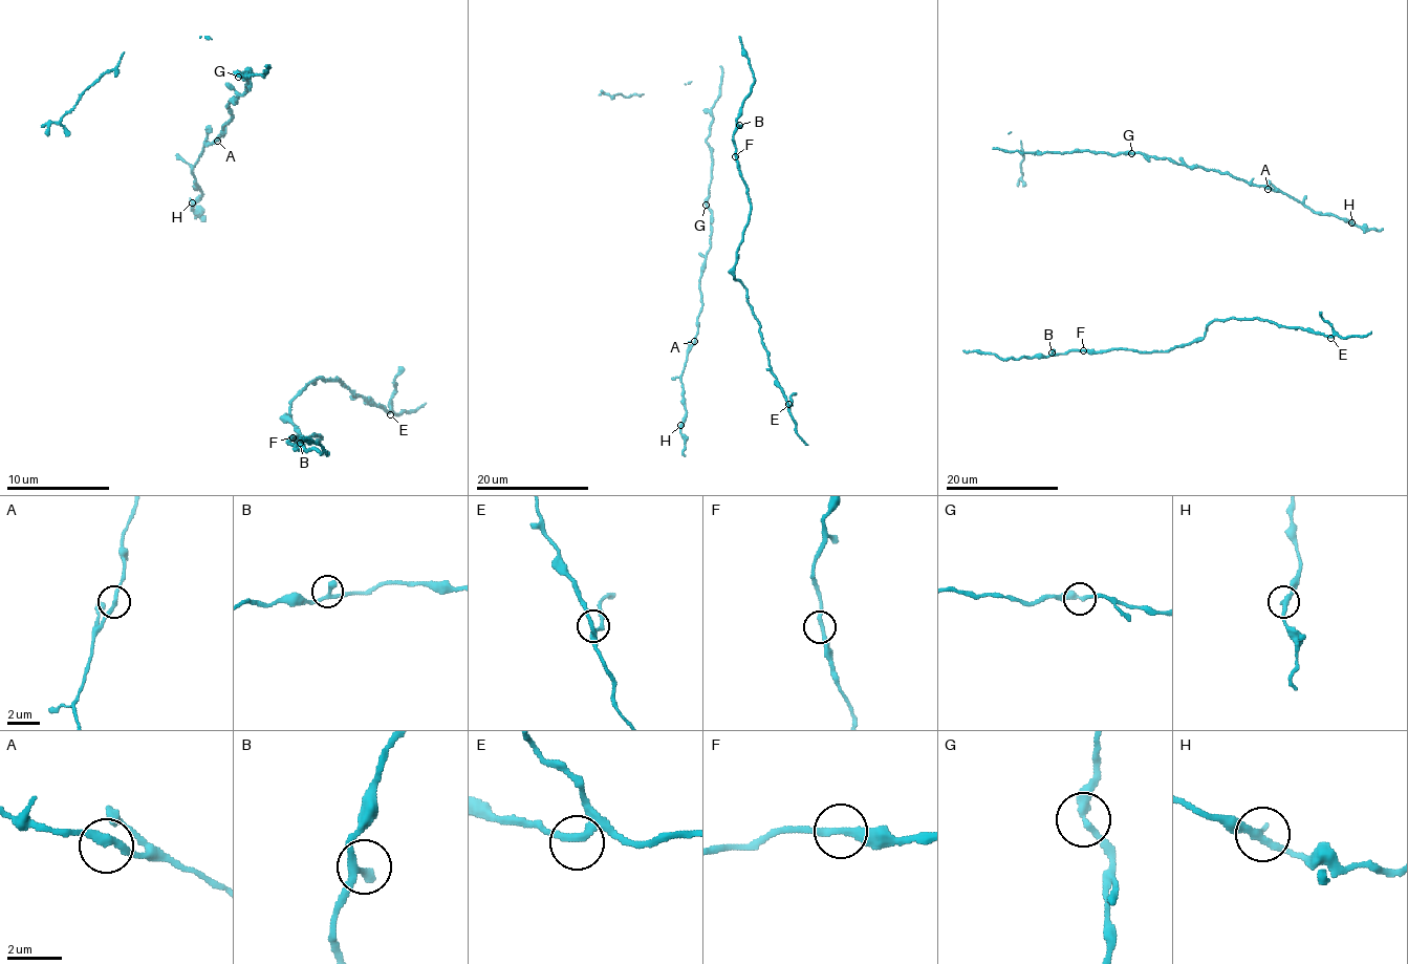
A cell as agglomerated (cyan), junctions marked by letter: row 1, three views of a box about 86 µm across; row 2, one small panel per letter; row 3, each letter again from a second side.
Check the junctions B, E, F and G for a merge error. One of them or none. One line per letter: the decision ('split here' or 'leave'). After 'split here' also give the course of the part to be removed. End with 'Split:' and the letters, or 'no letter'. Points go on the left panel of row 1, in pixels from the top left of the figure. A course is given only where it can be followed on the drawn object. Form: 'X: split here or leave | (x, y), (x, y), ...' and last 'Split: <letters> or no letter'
B: leave
E: leave
F: leave
G: leave
Split: no letter

